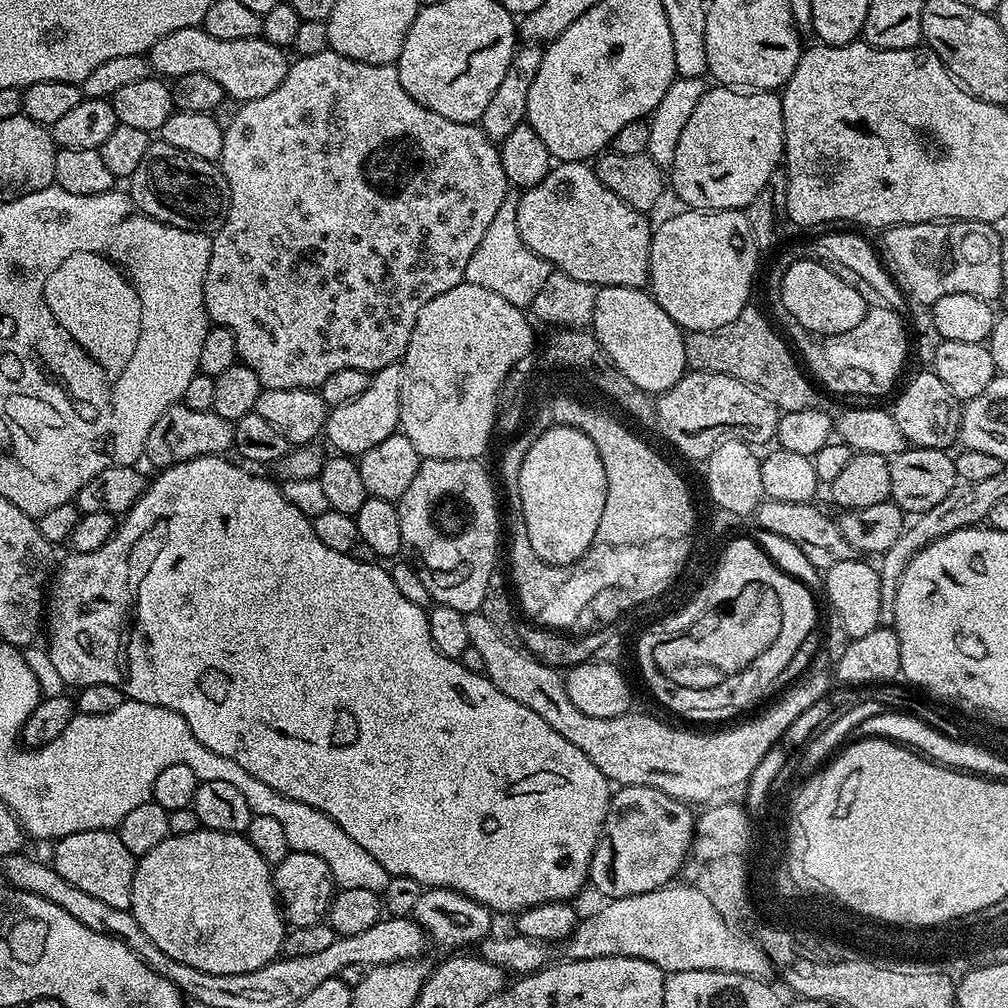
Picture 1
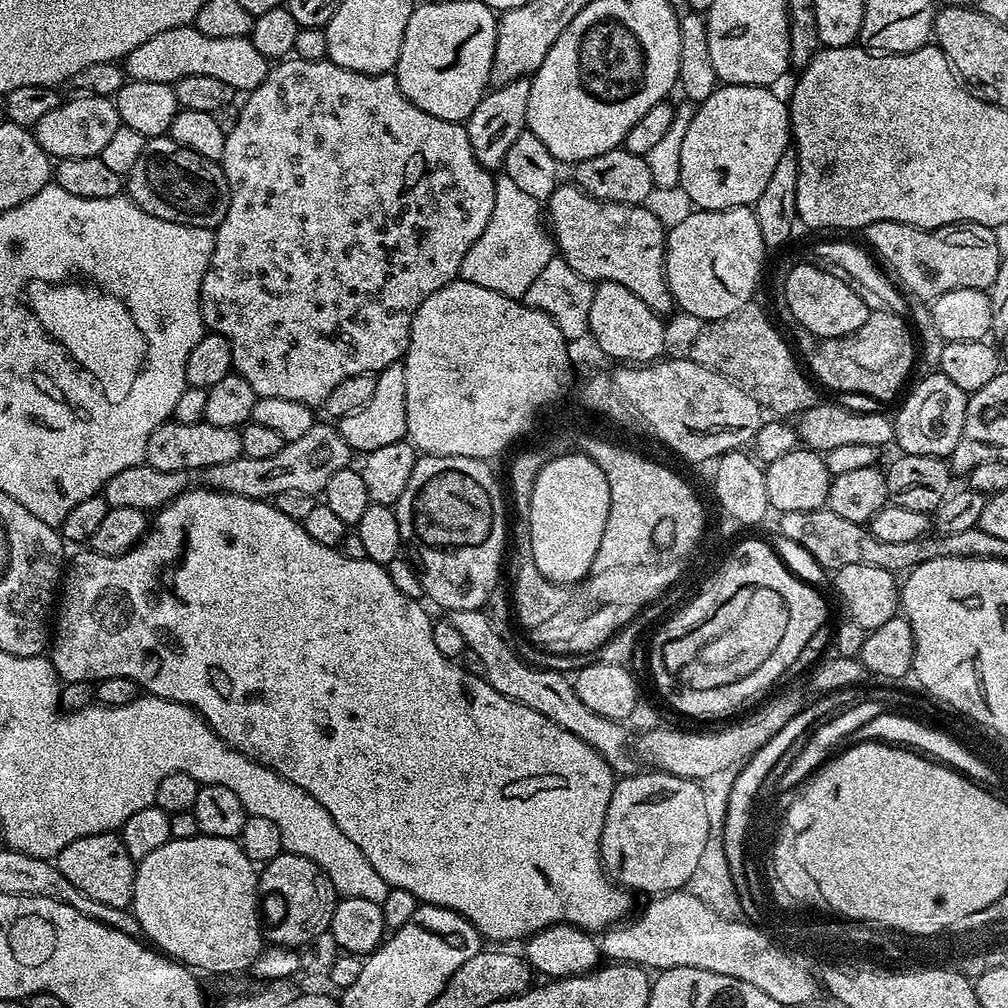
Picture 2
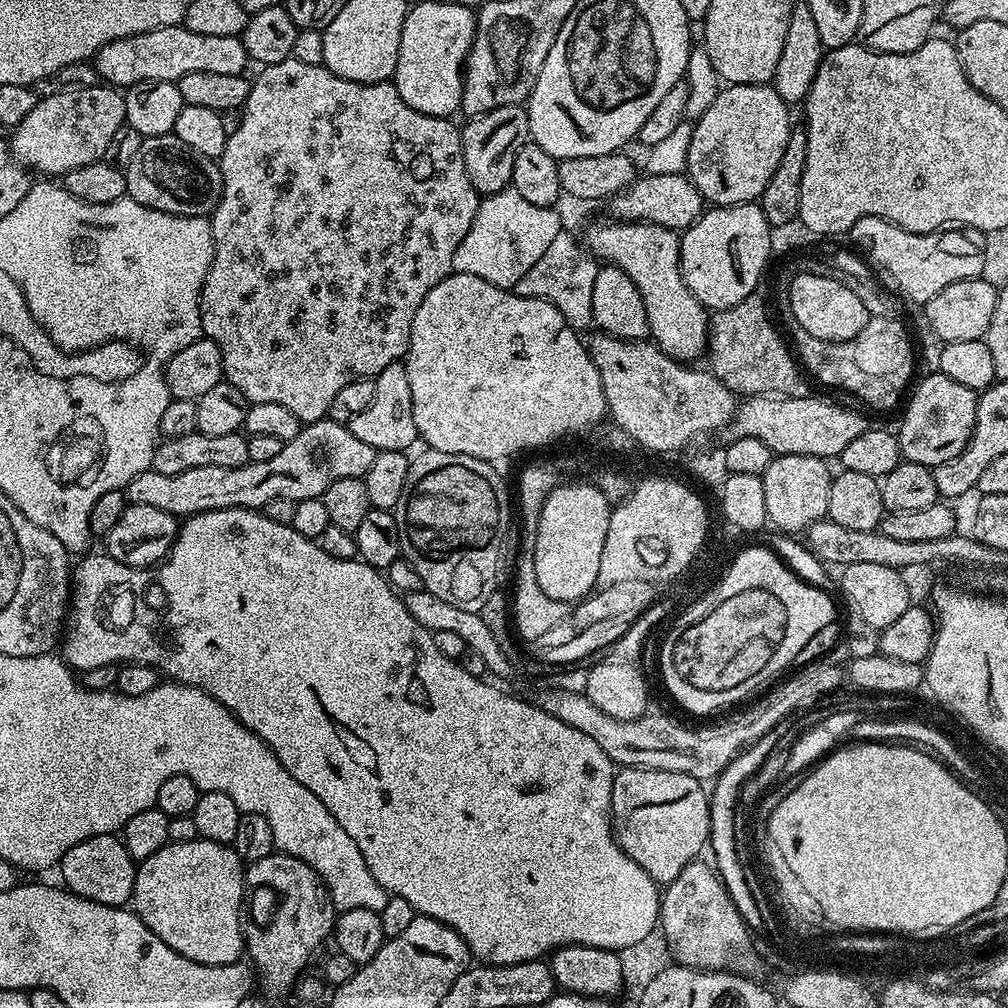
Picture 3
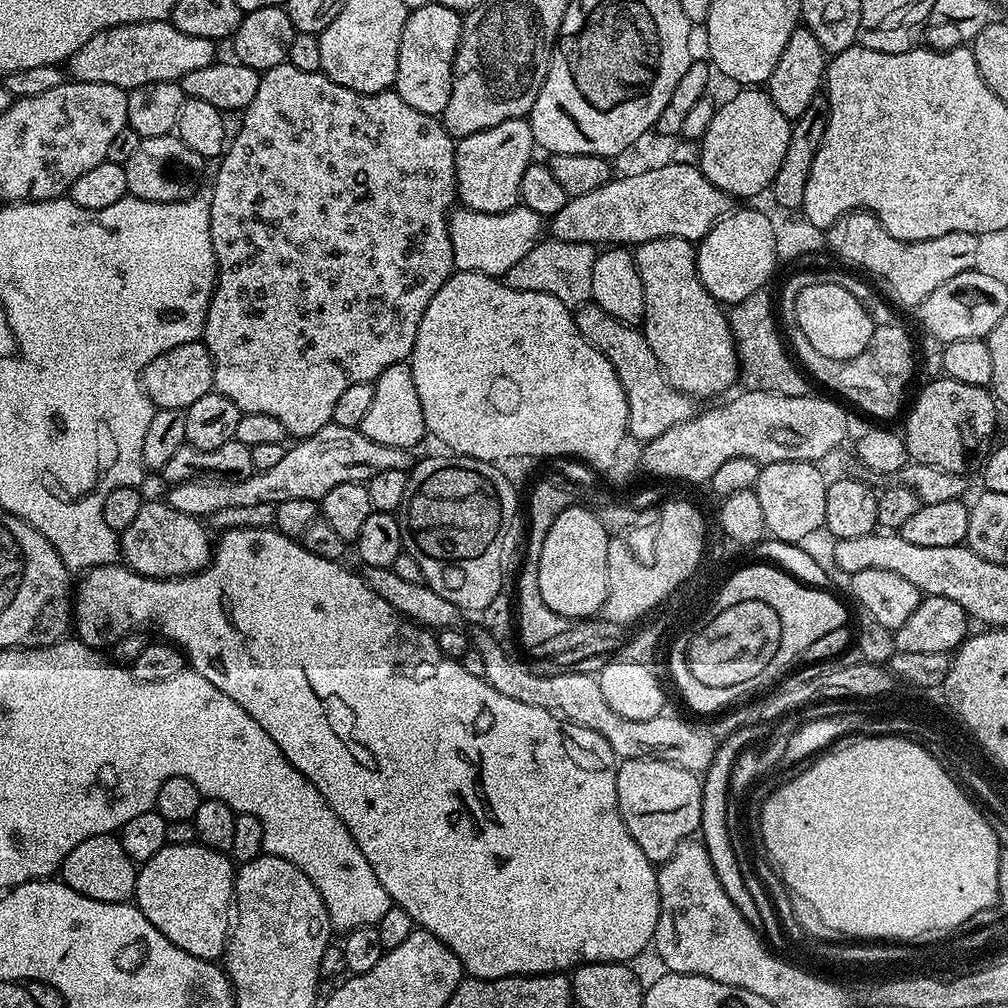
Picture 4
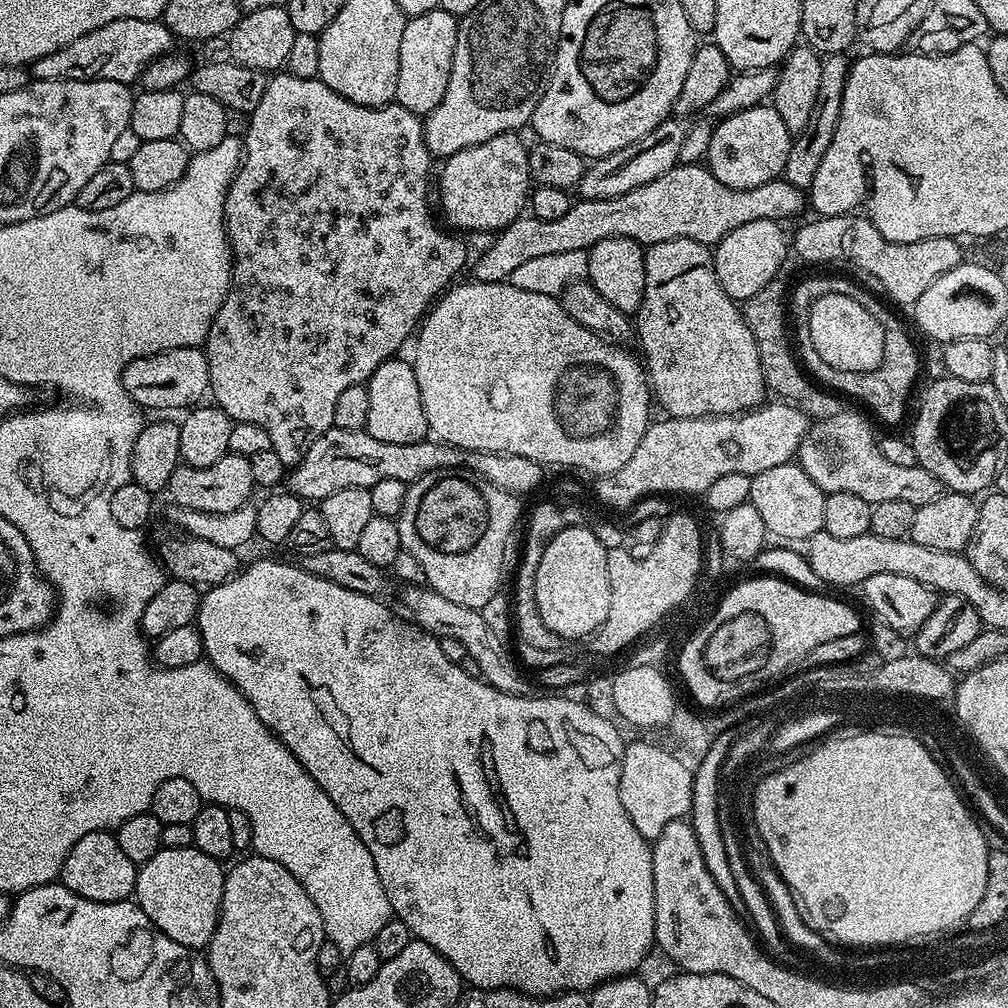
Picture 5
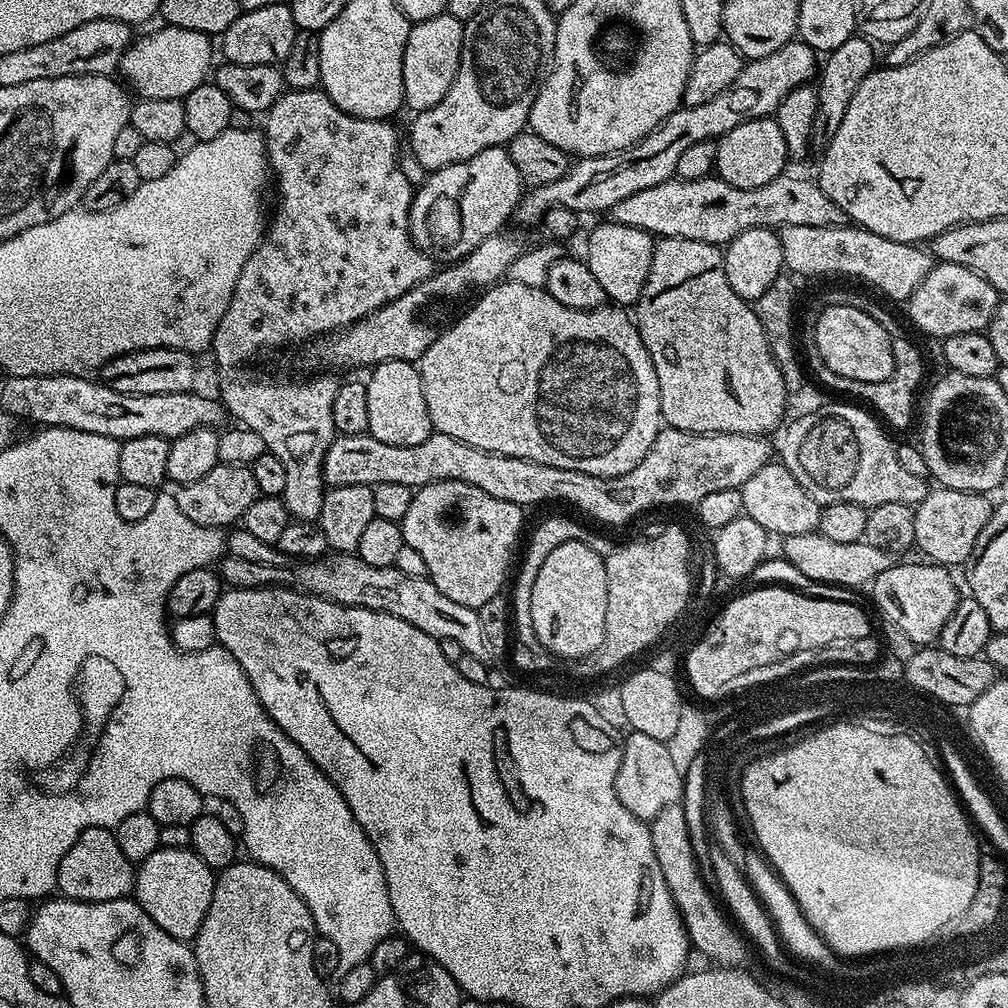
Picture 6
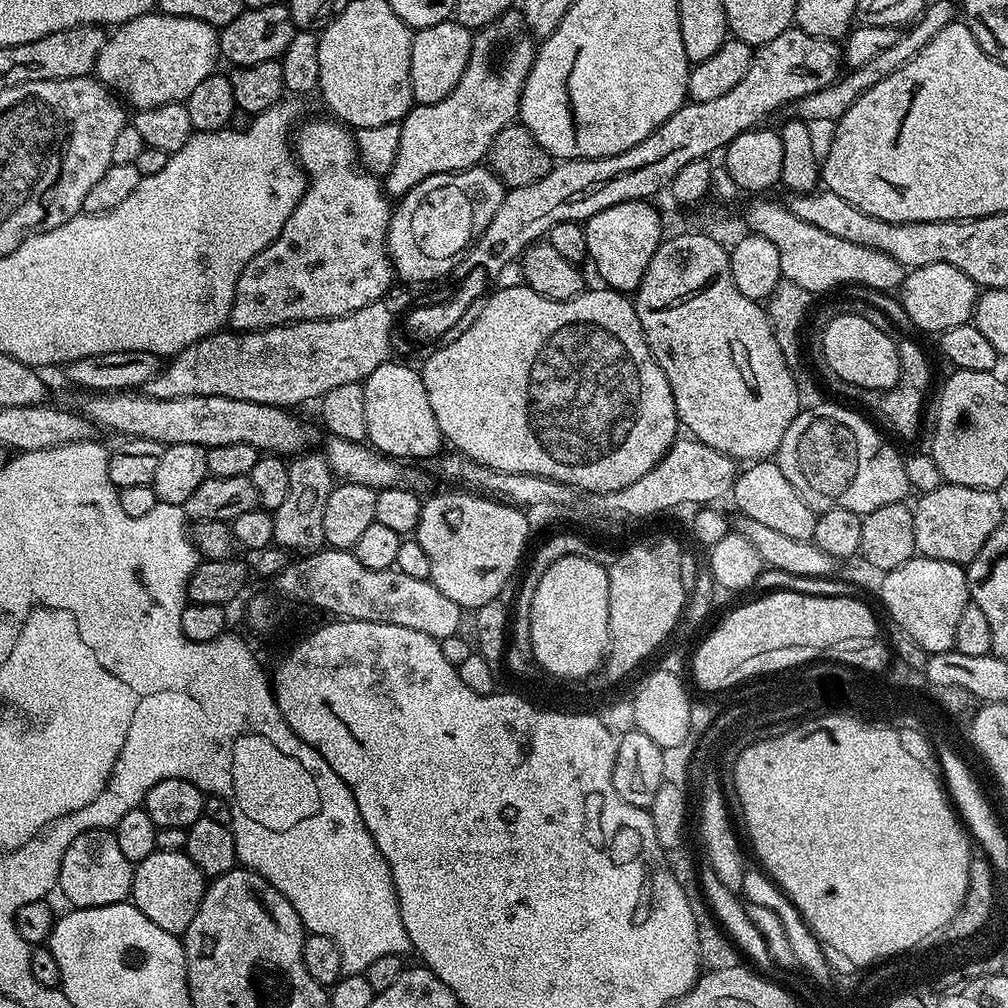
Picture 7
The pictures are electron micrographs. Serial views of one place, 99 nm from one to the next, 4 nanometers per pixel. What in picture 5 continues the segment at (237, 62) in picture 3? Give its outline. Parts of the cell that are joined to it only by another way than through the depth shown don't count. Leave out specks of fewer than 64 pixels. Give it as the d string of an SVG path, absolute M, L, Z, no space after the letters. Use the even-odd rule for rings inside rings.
M118 18L118 22L106 22L106 26L98 26L98 30L90 30L90 34L82 34L82 38L74 38L62 50L54 50L54 54L46 54L38 58L30 66L32 80L58 82L59 80L109 80L131 85L132 80L139 81L144 71L160 56L169 55L173 51L174 37L163 19L143 20L142 18Z

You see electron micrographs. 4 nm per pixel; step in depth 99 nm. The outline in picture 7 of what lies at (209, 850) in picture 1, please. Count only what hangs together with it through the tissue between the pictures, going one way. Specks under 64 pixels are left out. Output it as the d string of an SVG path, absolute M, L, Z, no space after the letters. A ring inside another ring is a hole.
M158 852L150 854L142 863L132 869L131 903L135 904L154 926L162 926L162 930L182 934L190 926L194 914L198 914L198 906L204 897L206 877L194 866L194 862L183 852Z

